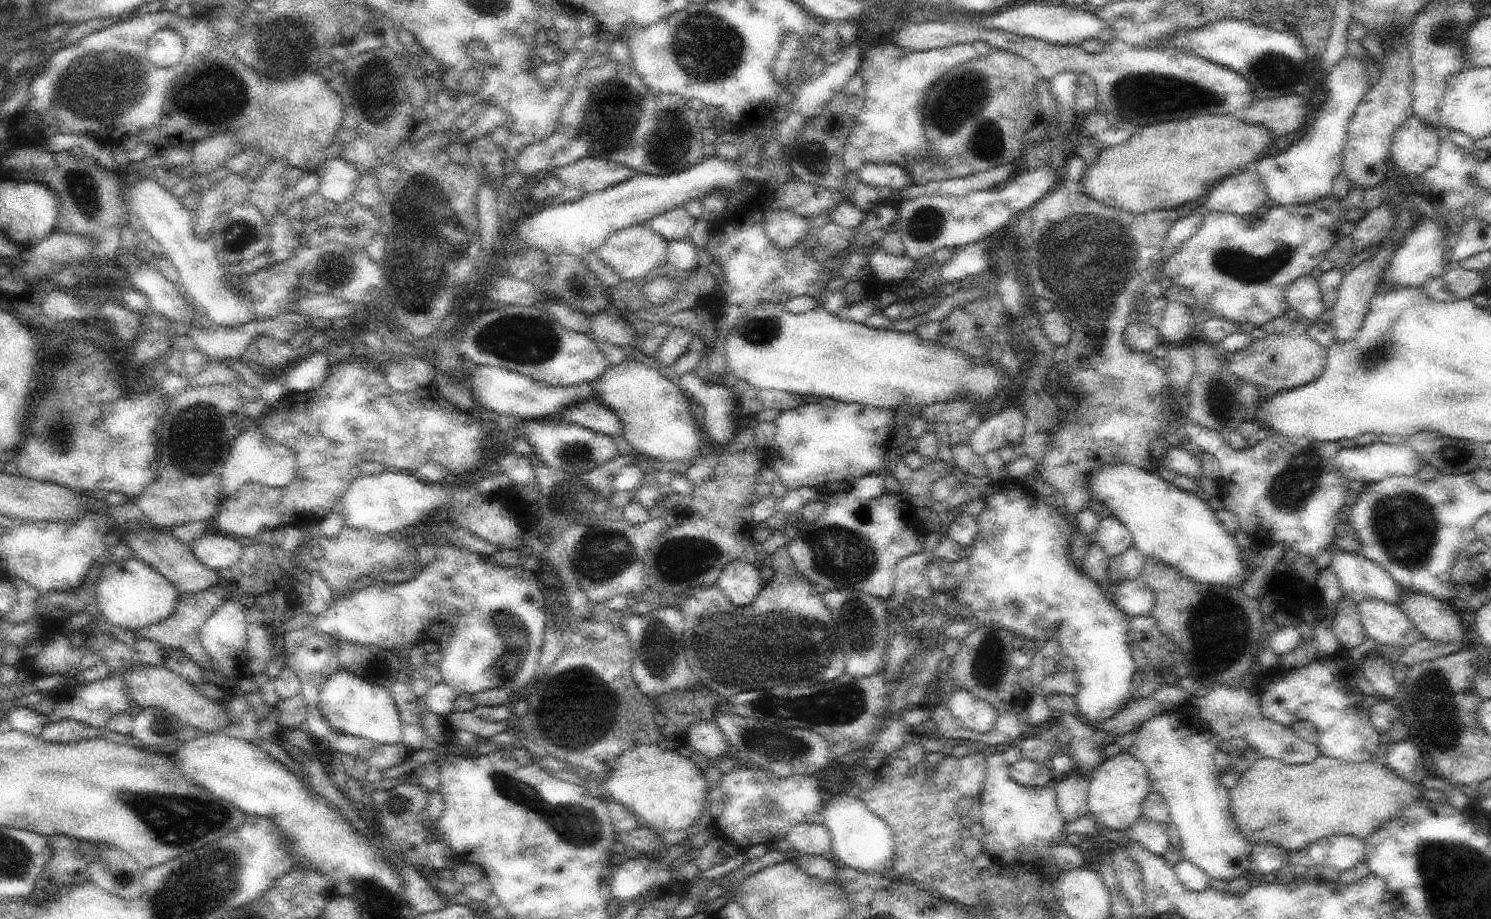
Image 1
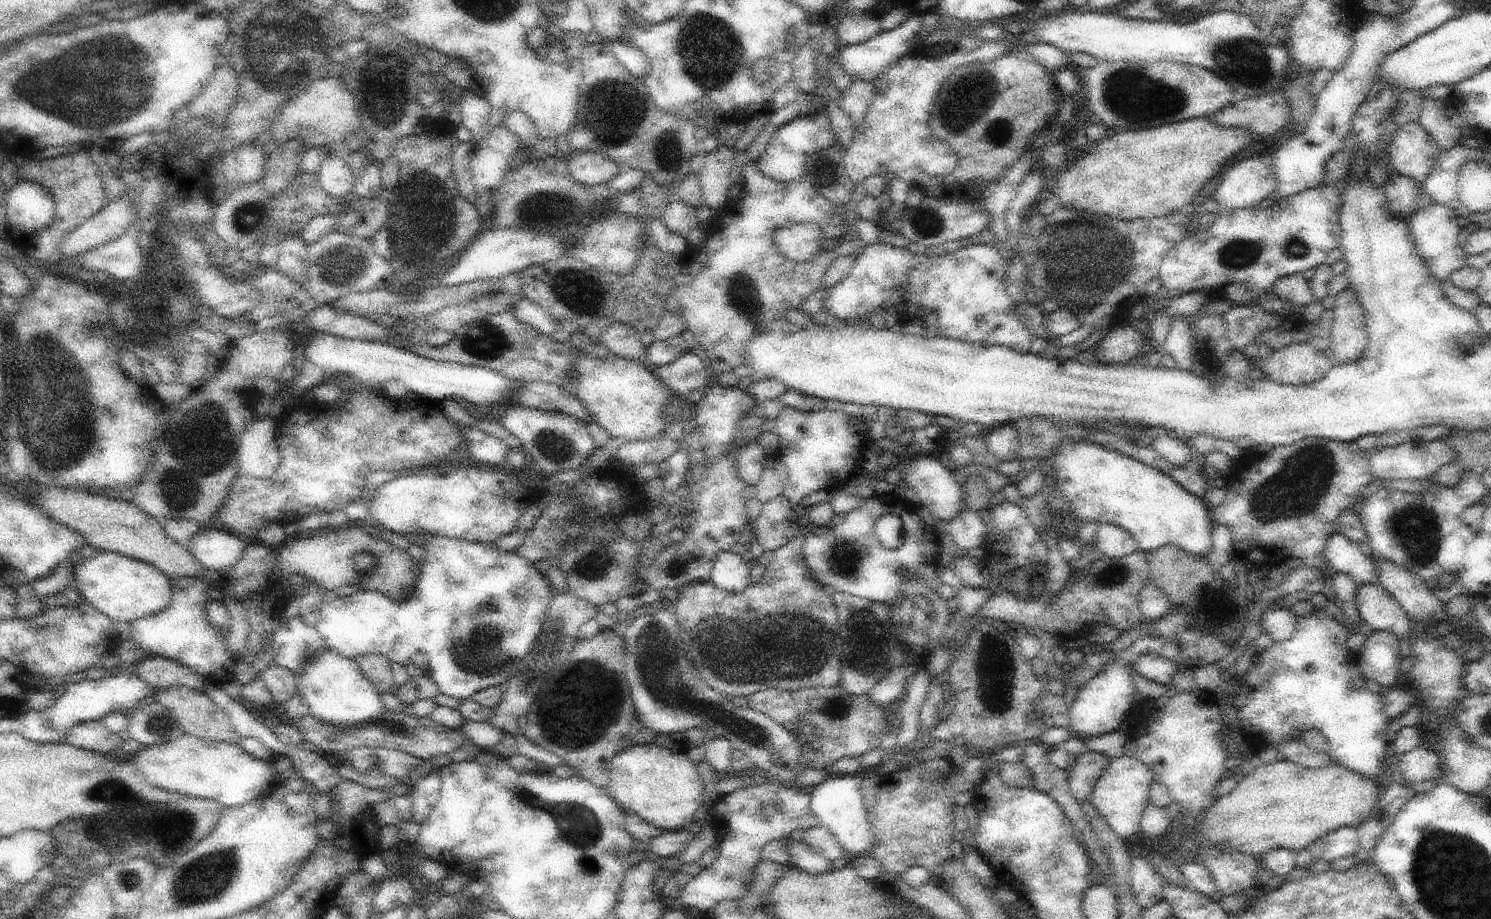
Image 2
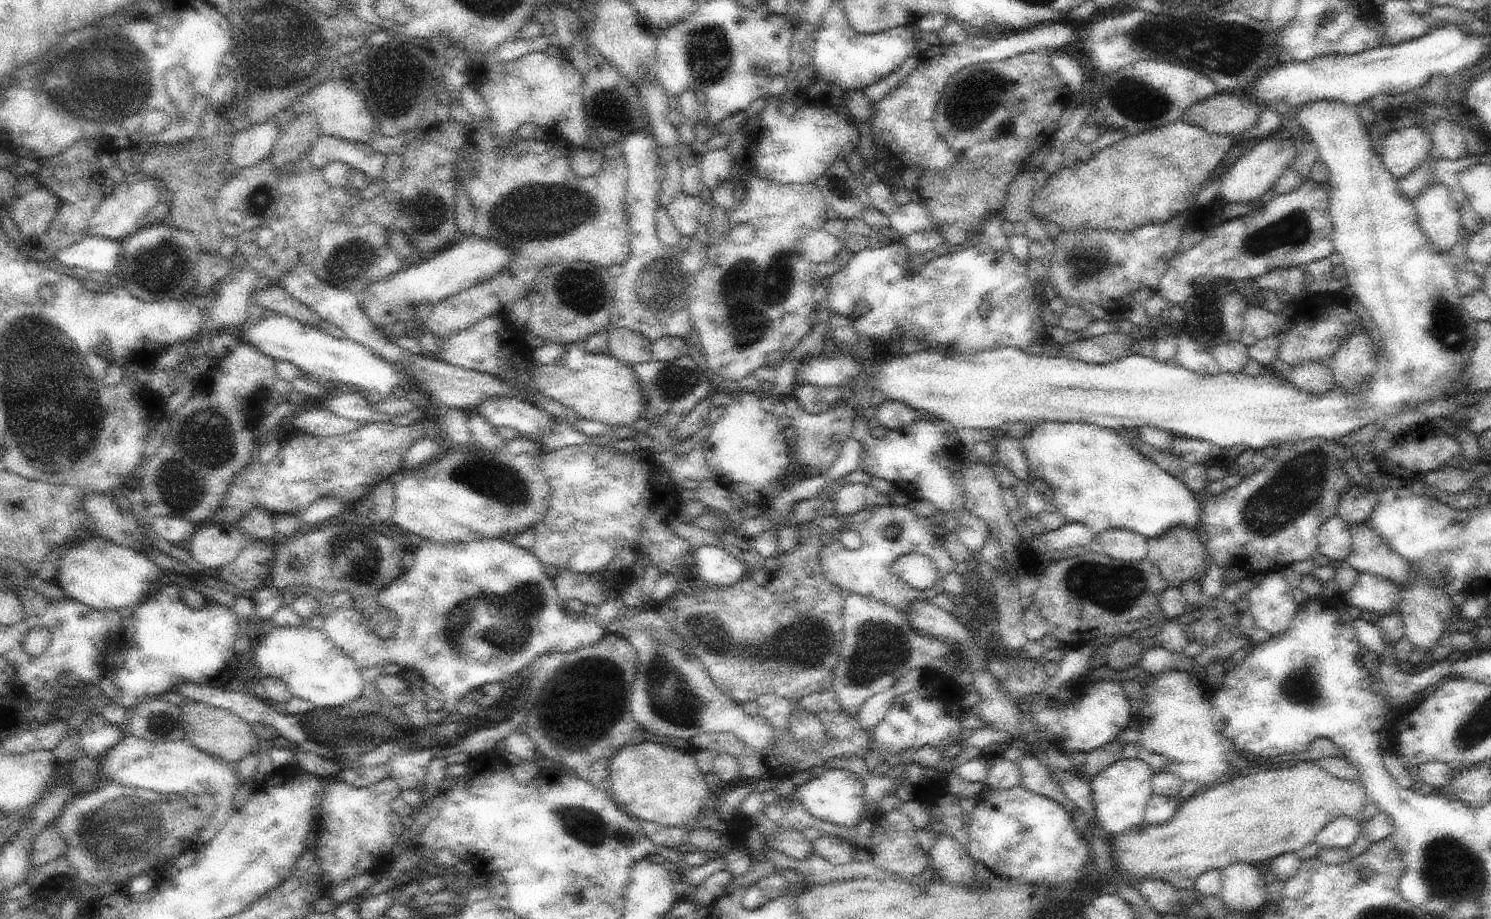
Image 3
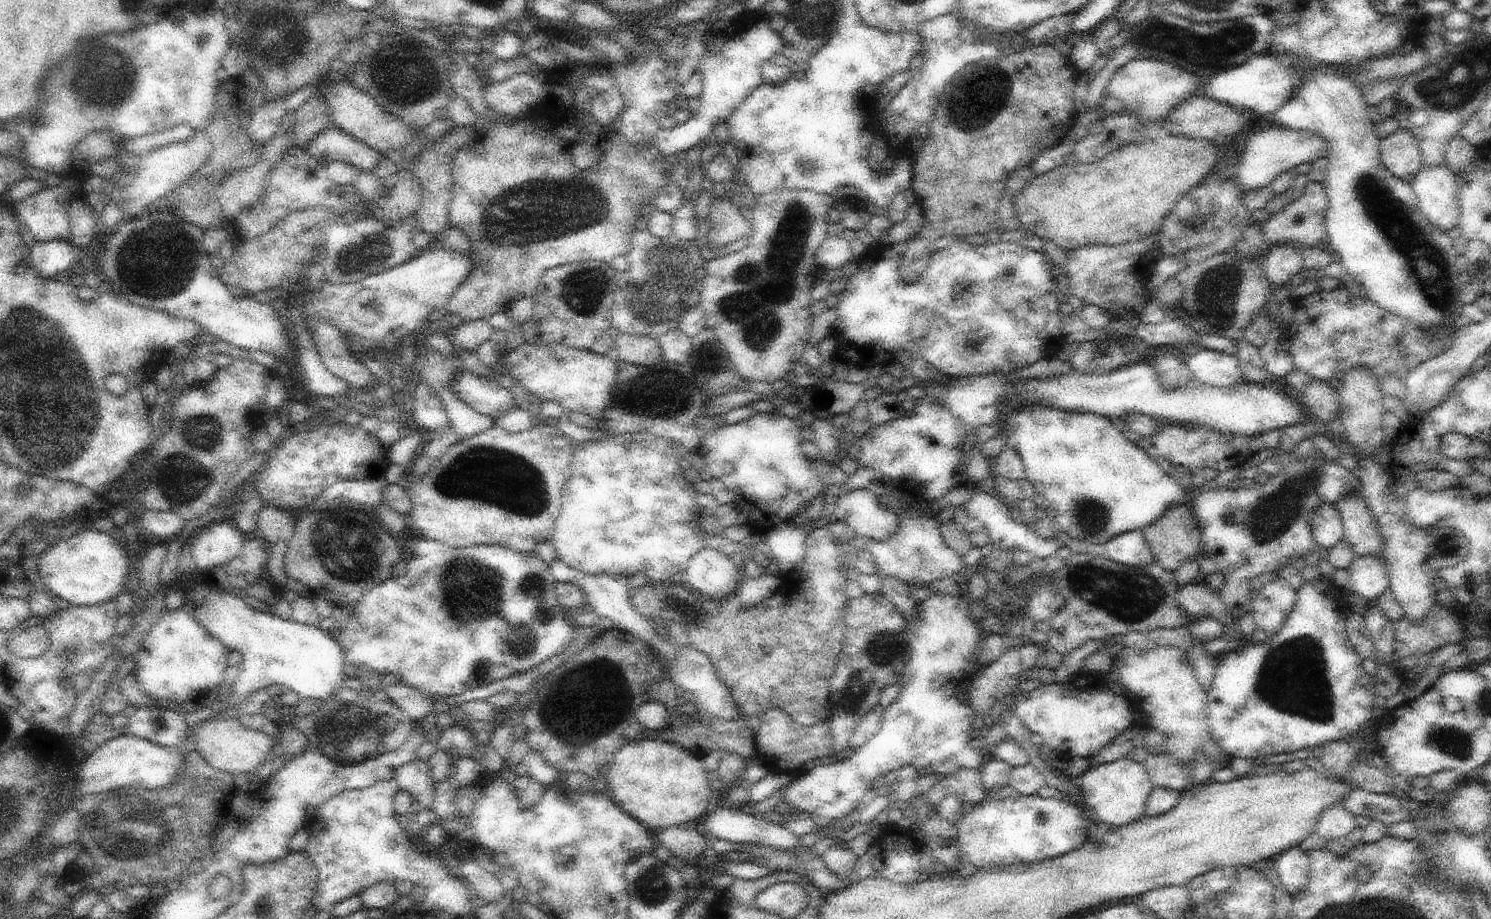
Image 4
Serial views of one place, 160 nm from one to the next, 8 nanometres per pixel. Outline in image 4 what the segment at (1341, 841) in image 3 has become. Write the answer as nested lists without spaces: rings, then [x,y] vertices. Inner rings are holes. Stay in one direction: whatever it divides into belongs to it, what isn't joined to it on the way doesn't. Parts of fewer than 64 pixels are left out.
[[[1335,804],[1320,815],[1315,831],[1327,841],[1334,840],[1350,834],[1357,827],[1356,819],[1344,805]]]

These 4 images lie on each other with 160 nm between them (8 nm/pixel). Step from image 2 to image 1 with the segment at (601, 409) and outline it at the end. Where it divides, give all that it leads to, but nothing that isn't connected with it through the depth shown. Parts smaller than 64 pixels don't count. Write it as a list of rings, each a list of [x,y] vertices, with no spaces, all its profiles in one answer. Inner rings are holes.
[[[630,351],[620,365],[609,366],[596,381],[595,398],[606,406],[619,420],[623,427],[621,436],[632,446],[632,449],[645,456],[652,456],[660,462],[687,463],[700,459],[705,441],[708,441],[704,431],[698,430],[694,423],[690,396],[677,384],[672,377],[657,372],[641,361],[638,351]]]

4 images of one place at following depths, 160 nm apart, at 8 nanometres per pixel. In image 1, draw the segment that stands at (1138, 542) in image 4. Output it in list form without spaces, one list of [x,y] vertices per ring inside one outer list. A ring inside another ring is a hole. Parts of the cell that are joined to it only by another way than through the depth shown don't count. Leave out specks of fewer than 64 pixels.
[[[1115,517],[1101,520],[1092,541],[1102,547],[1109,559],[1121,556],[1134,546],[1134,540],[1126,526]]]

